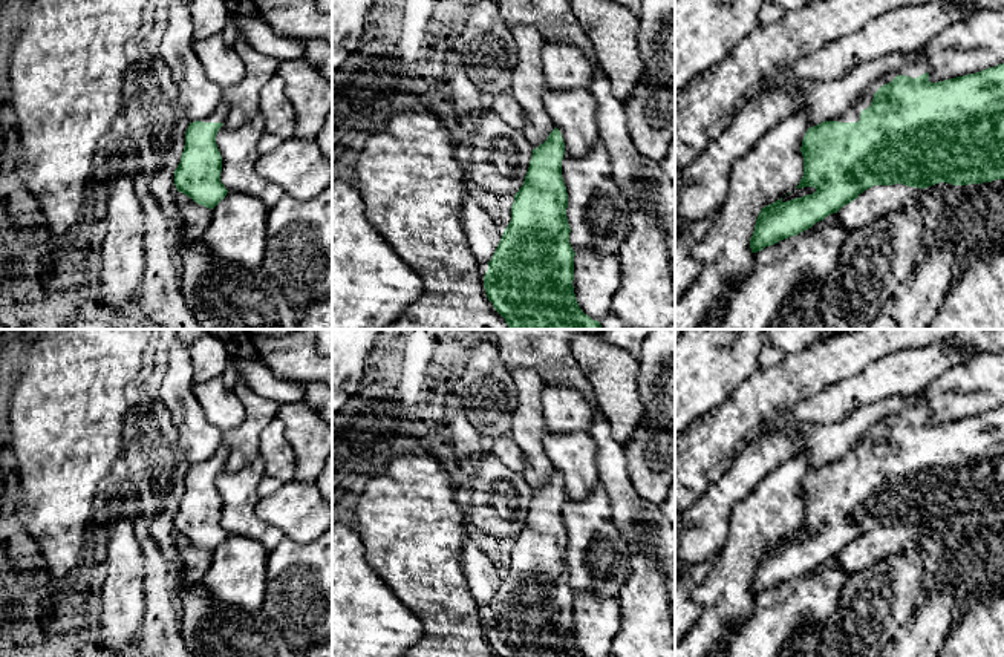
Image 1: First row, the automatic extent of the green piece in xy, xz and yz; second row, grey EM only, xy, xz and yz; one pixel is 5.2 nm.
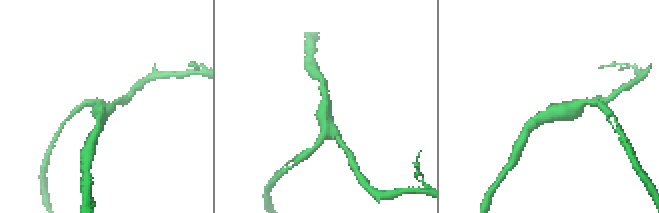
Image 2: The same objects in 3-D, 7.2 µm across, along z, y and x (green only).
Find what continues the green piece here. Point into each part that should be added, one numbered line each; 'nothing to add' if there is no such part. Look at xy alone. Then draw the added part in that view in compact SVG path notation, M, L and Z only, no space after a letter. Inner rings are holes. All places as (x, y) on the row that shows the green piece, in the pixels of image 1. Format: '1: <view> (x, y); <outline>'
1: xy (219, 115); M222 98L222 101L217 104L217 107L214 109L214 112L208 116L205 116L204 119L200 119L202 123L225 123L227 119L227 113L228 113L228 104L227 101Z

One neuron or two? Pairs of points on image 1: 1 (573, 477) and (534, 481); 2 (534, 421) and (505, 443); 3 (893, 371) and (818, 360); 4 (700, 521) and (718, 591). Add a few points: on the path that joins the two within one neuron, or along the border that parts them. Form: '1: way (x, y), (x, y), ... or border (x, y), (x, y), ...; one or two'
1: border (542, 435), (545, 454), (556, 469); two
2: border (507, 435), (516, 444), (524, 460), (522, 472); two
3: border (899, 351), (885, 354), (859, 372), (833, 382); two
4: border (729, 521), (726, 541), (715, 555); two

